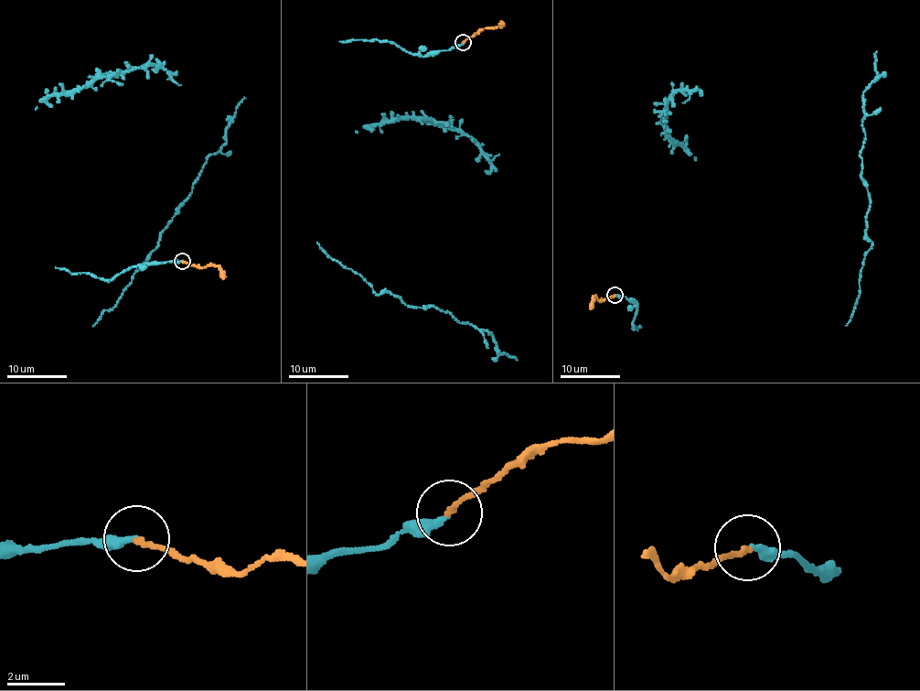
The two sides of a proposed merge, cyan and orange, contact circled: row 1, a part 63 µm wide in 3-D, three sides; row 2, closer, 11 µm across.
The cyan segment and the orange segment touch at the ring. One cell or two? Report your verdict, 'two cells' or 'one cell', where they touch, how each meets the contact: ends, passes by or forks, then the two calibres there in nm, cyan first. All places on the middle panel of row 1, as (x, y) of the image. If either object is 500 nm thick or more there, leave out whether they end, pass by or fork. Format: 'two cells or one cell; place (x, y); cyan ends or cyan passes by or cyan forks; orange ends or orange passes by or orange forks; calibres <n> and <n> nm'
one cell; place (463, 42); cyan ends; orange ends; calibres 260 and 170 nm

